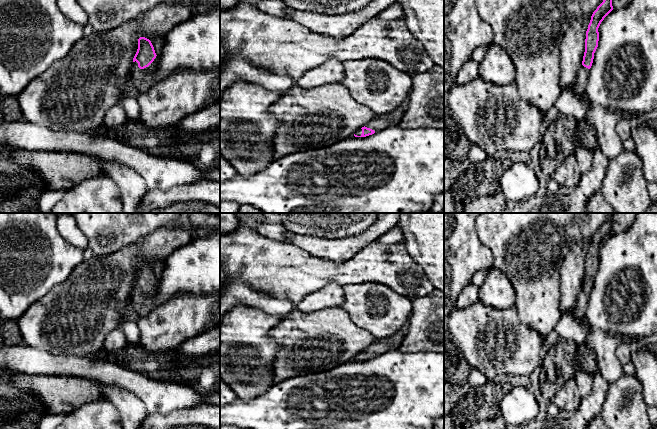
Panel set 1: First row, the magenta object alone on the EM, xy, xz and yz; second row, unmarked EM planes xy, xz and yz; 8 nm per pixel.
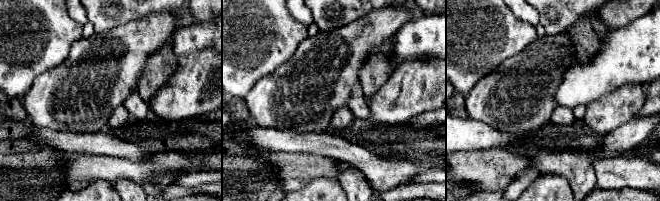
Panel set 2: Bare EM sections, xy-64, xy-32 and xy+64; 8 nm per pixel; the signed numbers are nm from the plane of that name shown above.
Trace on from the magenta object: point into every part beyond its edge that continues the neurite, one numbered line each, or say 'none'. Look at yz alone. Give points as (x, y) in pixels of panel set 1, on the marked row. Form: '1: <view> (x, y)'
1: yz (578, 89)

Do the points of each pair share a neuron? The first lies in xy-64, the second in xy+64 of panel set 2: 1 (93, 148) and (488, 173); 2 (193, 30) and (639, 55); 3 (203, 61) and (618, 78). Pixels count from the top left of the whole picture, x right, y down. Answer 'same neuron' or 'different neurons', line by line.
1: different neurons
2: same neuron
3: different neurons

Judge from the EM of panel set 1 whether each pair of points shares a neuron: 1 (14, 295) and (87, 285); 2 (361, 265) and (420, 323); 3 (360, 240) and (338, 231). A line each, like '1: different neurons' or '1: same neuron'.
1: different neurons
2: different neurons
3: different neurons

